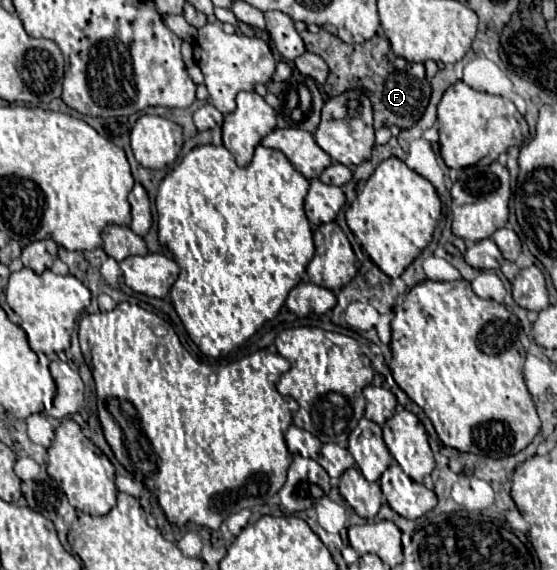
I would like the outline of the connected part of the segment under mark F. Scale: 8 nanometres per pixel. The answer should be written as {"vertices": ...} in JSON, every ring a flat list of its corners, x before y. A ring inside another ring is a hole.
{"vertices":[[306,30,302,32,302,40,306,50,318,54,330,68,324,92,328,96,338,96,346,90,364,92,374,106,374,128,398,126,400,130,406,130,422,118,430,100,430,82,426,80,424,64,414,64,394,56,394,52,390,52,390,42,384,36,374,36,374,42,346,44,326,30,320,30,318,34]]}

